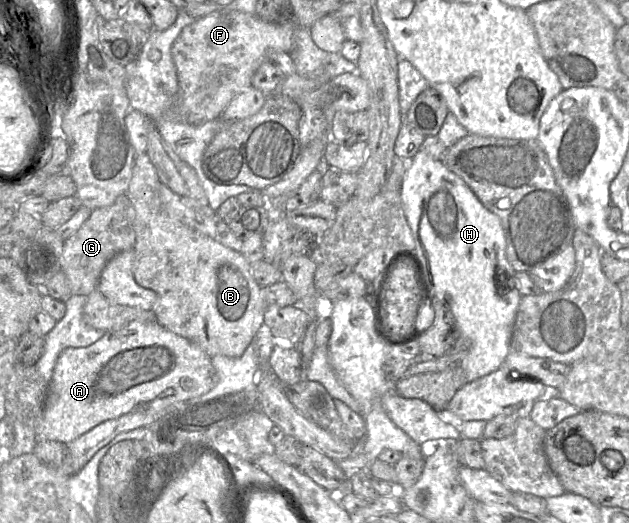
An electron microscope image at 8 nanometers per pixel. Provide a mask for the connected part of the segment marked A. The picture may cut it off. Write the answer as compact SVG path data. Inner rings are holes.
M132 321L83 348L68 347L59 355L48 384L44 408L36 425L38 440L68 444L98 424L118 418L136 407L167 407L207 393L214 384L212 358L197 344L181 337L159 322Z

